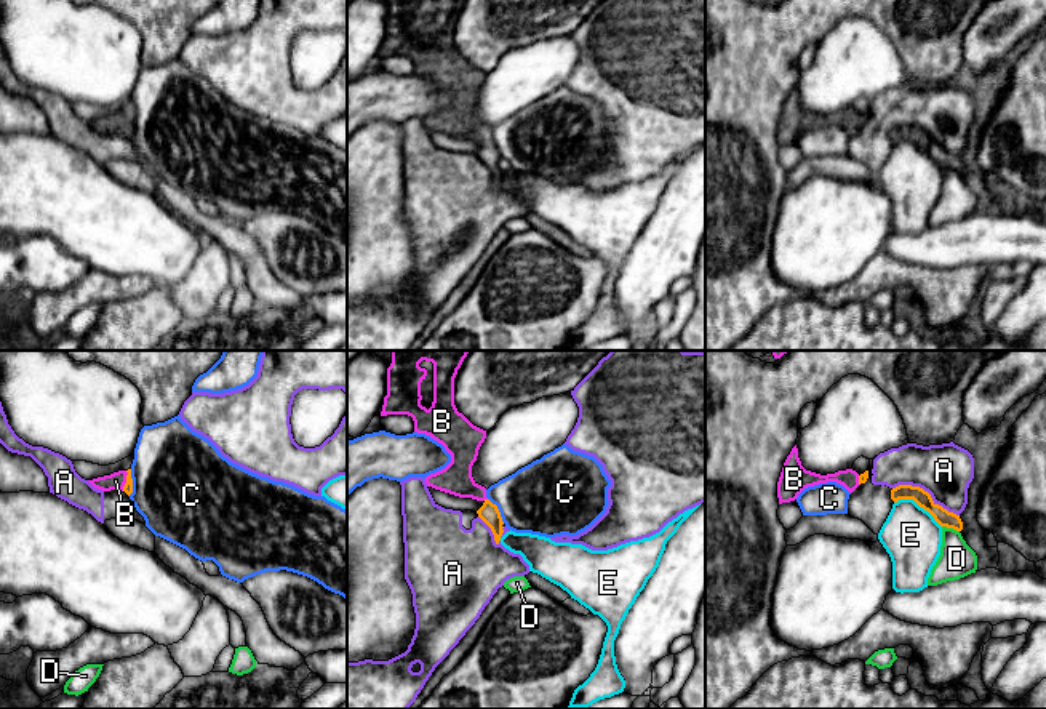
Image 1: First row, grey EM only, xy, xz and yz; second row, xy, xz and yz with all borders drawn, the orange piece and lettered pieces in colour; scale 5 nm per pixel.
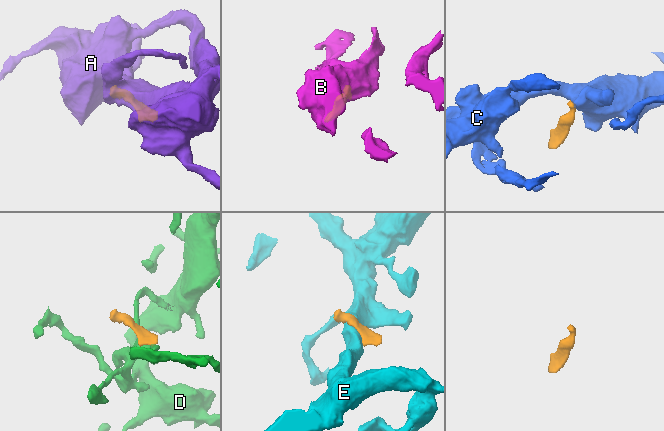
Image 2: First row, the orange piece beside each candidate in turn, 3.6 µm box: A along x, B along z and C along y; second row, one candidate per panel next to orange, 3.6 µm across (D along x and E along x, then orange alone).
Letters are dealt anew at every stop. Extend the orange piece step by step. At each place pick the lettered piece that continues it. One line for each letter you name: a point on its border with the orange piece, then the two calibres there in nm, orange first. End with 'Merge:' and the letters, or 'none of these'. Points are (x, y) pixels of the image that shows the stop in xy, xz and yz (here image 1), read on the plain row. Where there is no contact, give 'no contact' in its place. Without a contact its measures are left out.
B: meets orange in xy at (127, 122); 50 nm thick on the orange side, 90 nm on the other
Merge: B

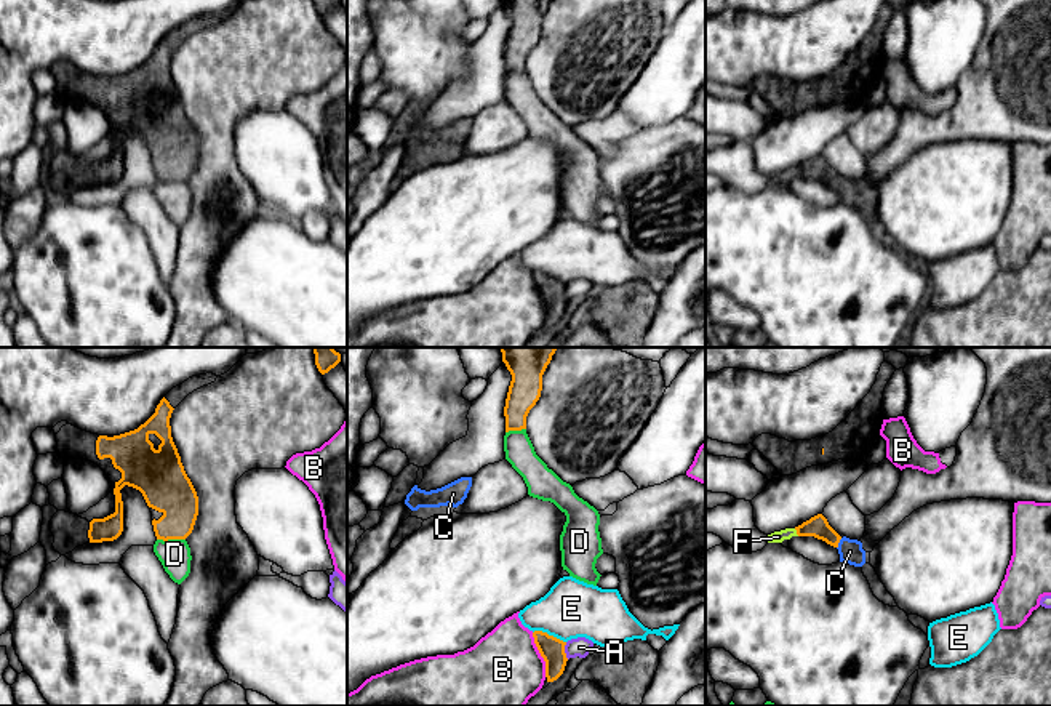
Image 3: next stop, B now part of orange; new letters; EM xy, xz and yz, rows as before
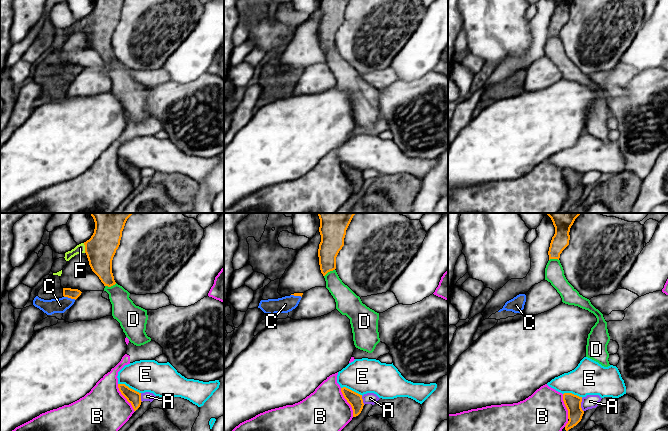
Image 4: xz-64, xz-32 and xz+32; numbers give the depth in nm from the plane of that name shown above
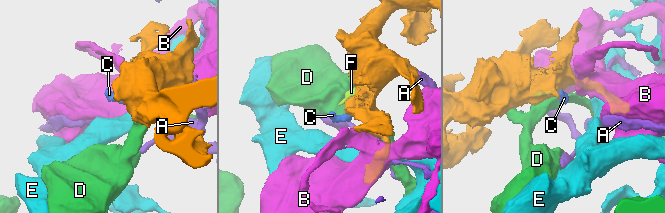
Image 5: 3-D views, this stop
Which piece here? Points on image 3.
C: meets orange in yz at (839, 183); 110 nm thick on the orange side, 120 nm on the other
F: meets orange in yz at (797, 173); 110 nm thick on the orange side, 60 nm on the other
Merge: C, F

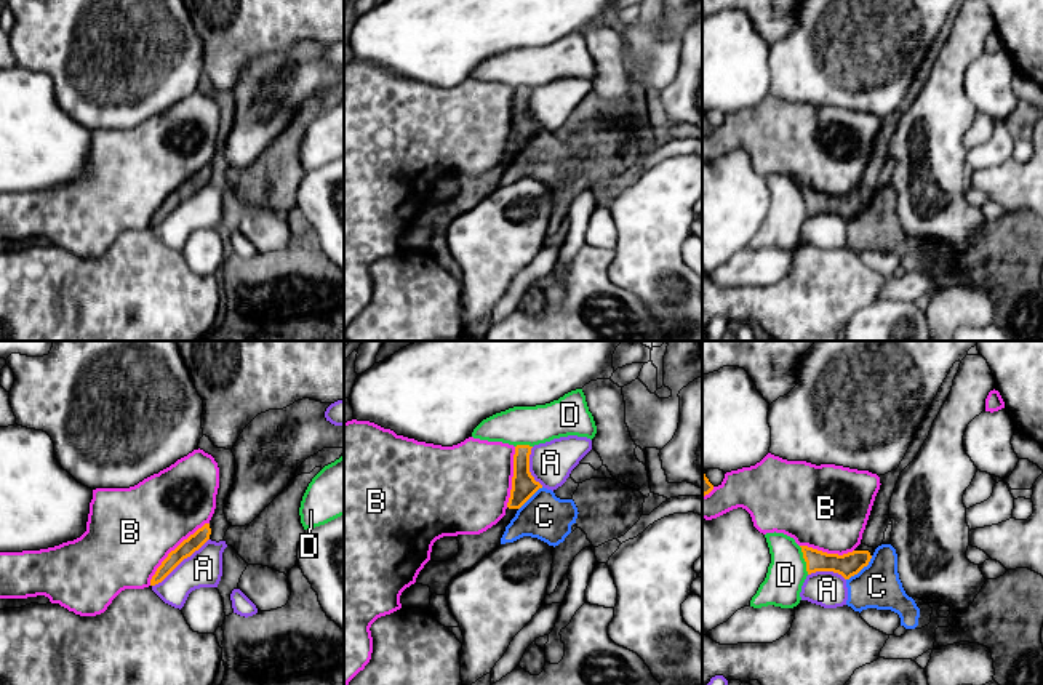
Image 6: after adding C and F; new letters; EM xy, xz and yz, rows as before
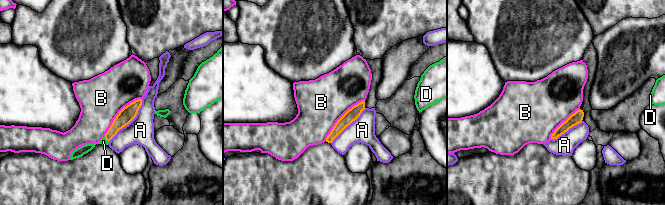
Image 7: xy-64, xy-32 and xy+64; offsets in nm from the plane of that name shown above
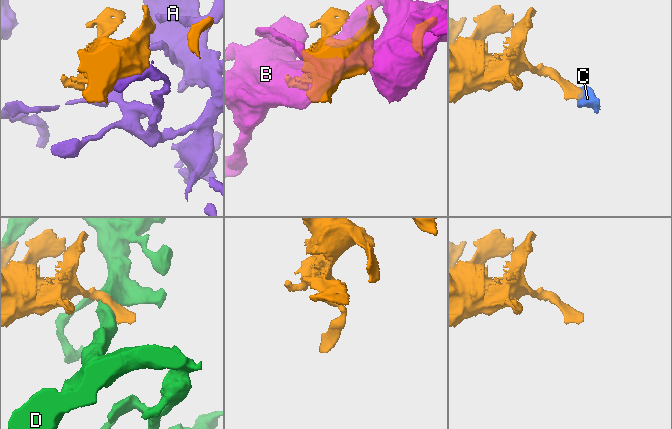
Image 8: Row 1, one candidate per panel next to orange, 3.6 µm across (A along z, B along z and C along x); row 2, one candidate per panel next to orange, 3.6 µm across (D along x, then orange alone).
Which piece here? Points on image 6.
Merge: none of these

